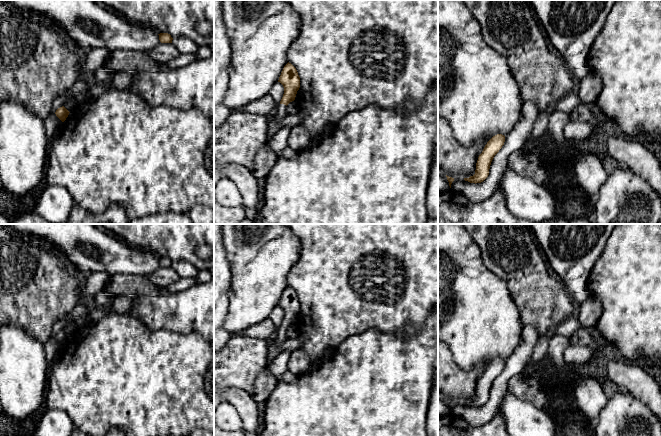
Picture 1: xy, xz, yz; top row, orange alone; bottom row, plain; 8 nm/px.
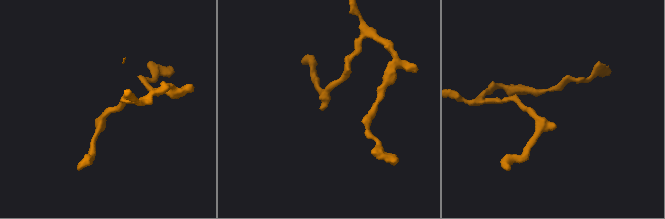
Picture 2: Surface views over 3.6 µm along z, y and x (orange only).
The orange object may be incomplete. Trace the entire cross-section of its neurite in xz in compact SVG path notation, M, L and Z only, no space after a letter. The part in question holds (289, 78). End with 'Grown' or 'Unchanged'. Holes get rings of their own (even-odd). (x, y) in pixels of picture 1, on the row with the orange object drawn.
M288 62L284 66L278 82L283 85L284 94L274 112L274 119L269 121L267 140L265 144L258 150L252 169L253 175L260 182L264 181L264 179L267 177L267 175L277 162L278 156L271 149L270 140L280 129L282 121L287 116L286 106L290 102L295 100L297 91L300 88L300 77L296 68L291 63Z. Grown

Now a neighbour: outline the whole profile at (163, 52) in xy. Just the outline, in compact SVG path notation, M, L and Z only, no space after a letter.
M159 43L155 48L145 51L158 63L167 63L177 58L180 53L173 43Z

